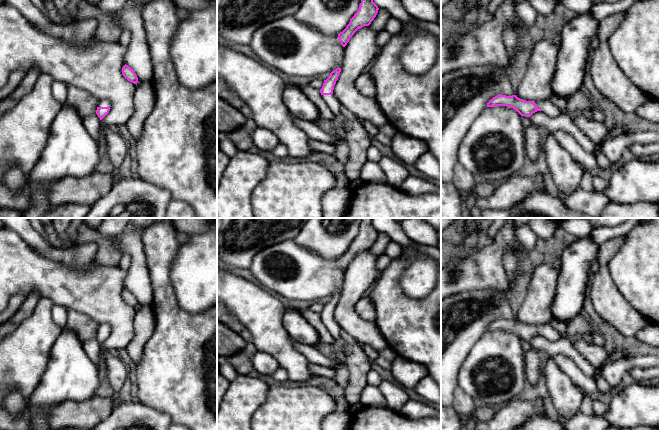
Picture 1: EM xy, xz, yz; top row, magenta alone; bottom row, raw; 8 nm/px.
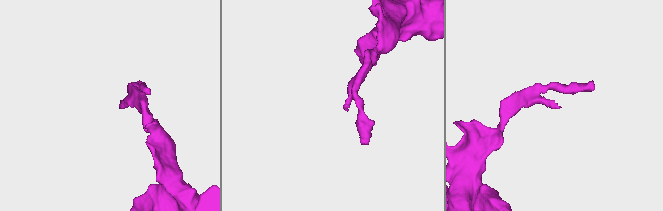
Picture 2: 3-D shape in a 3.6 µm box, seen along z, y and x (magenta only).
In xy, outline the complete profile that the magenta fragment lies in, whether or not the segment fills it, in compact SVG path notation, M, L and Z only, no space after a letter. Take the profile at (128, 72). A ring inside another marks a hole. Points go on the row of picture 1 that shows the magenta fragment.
M125 64L122 67L122 74L128 81L130 81L134 84L137 84L138 77L131 67L129 67L128 65Z

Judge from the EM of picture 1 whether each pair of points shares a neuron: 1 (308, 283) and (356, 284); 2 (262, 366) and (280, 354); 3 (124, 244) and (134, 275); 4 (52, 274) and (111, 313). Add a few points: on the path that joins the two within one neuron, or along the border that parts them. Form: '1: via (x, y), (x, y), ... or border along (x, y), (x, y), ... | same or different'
1: border along (345, 271), (343, 286), (340, 291) | different
2: border along (257, 350), (269, 353), (280, 367) | different
3: via (132, 252), (135, 255), (135, 267) | same
4: via (67, 286), (89, 291), (96, 298) | same

